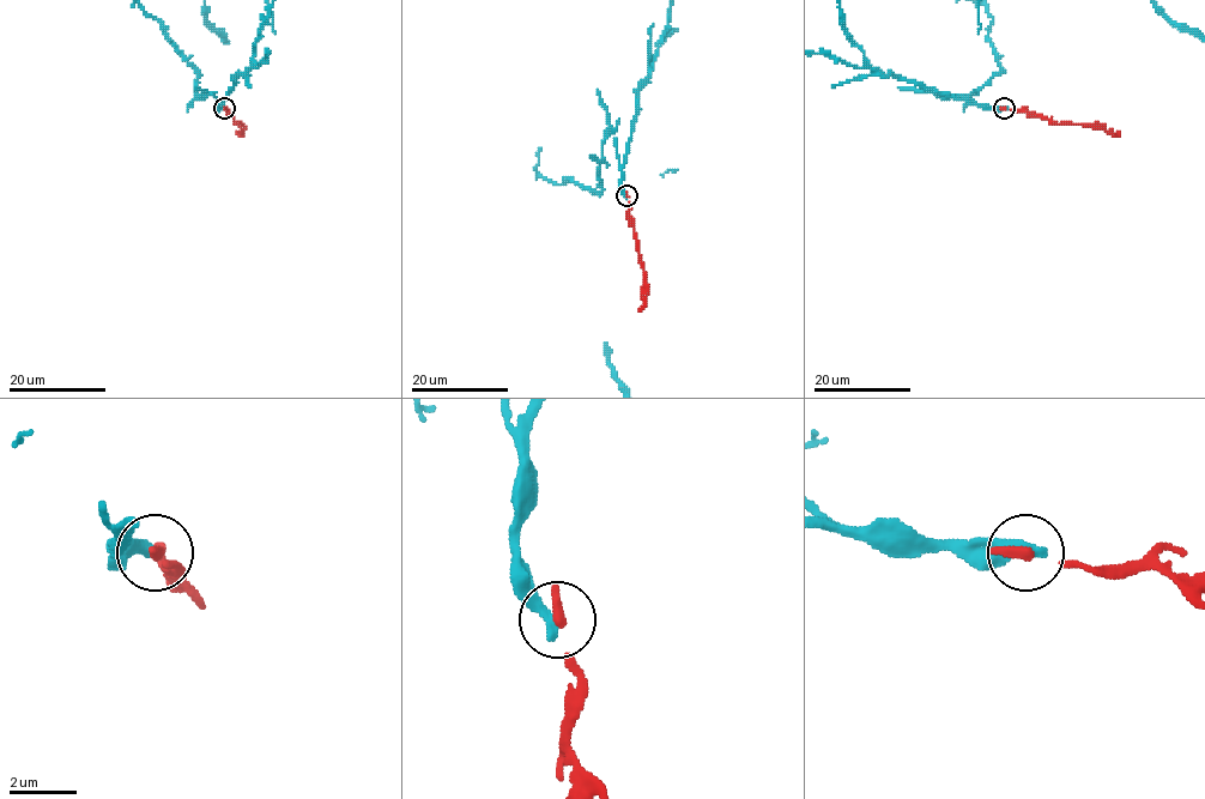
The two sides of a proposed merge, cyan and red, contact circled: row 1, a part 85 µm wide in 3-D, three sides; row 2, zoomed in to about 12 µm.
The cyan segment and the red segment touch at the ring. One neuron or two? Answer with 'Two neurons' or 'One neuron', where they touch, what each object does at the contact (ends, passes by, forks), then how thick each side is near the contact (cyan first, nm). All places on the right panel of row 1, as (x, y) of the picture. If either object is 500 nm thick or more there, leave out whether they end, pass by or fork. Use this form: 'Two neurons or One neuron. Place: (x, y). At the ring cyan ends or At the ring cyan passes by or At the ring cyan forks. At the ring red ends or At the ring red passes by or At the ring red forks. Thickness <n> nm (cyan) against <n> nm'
Two neurons. Place: (1004, 108). At the ring cyan ends. At the ring red ends. Thickness 360 nm (cyan) against 320 nm

